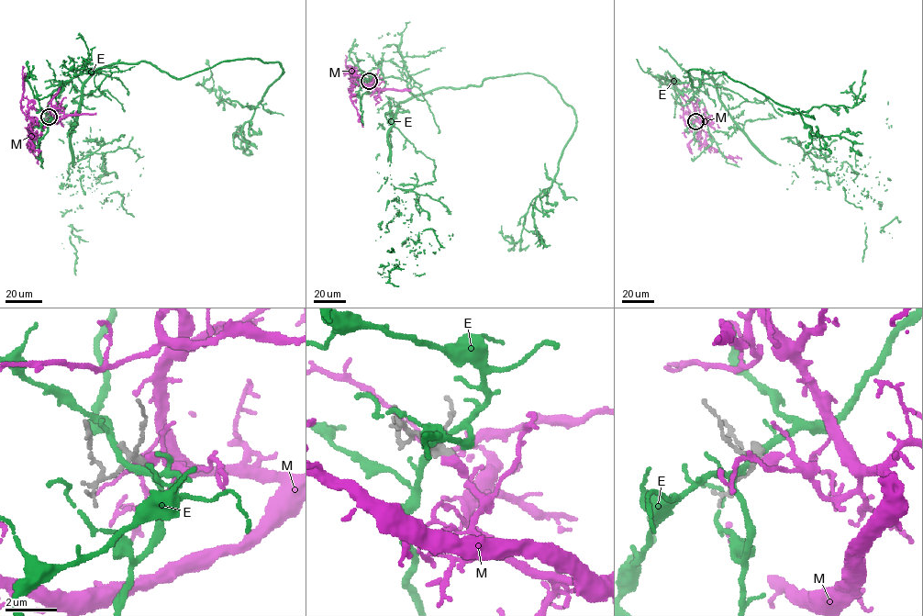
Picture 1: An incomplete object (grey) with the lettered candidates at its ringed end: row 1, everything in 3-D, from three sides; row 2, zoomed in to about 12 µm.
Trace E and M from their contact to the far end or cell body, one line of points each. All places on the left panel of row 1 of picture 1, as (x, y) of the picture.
E: (48, 117), (51, 93), (112, 64), (176, 78), (259, 59), (283, 73), (242, 106), (216, 96), (206, 60)
M: (49, 117), (59, 119), (46, 126), (35, 125), (21, 109), (22, 66)

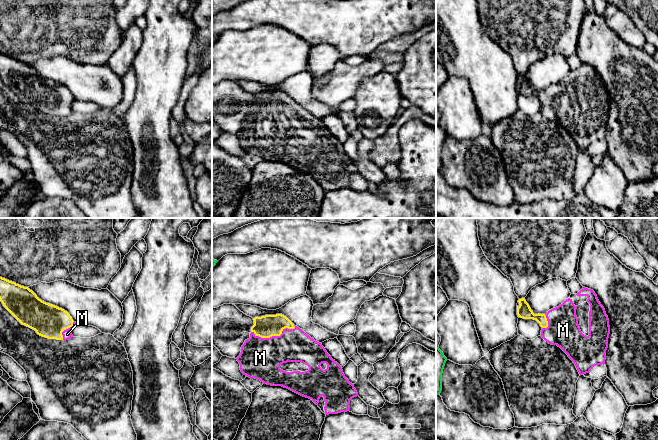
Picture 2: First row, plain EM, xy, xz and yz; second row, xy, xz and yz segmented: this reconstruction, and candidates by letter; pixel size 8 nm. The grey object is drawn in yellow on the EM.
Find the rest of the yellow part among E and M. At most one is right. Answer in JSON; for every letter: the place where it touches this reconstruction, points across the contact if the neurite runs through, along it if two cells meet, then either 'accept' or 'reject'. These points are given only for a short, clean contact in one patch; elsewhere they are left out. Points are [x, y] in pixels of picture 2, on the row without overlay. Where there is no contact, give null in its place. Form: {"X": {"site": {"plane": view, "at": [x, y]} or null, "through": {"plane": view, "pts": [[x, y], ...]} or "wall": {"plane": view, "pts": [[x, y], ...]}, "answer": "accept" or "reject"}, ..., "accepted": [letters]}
{"E": {"site": null, "answer": "reject"}, "M": {"site": {"plane": "xz", "at": [273, 111]}, "answer": "accept"}, "accepted": ["M"]}

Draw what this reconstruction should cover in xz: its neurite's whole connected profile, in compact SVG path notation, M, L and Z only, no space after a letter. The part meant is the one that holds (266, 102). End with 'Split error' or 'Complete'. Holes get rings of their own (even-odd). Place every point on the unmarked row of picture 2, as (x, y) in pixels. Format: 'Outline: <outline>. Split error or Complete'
Outline: M282 90L255 93L253 96L250 114L245 116L236 134L244 151L309 174L326 191L350 187L350 176L357 173L358 169L345 153L342 143L331 134L321 119Z. Split error

